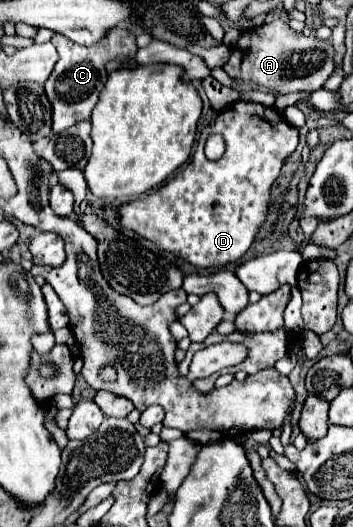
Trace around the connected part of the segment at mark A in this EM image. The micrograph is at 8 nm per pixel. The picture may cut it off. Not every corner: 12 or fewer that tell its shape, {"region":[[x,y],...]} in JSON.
{"region":[[281,18],[243,30],[229,78],[275,94],[315,92],[329,42]]}

